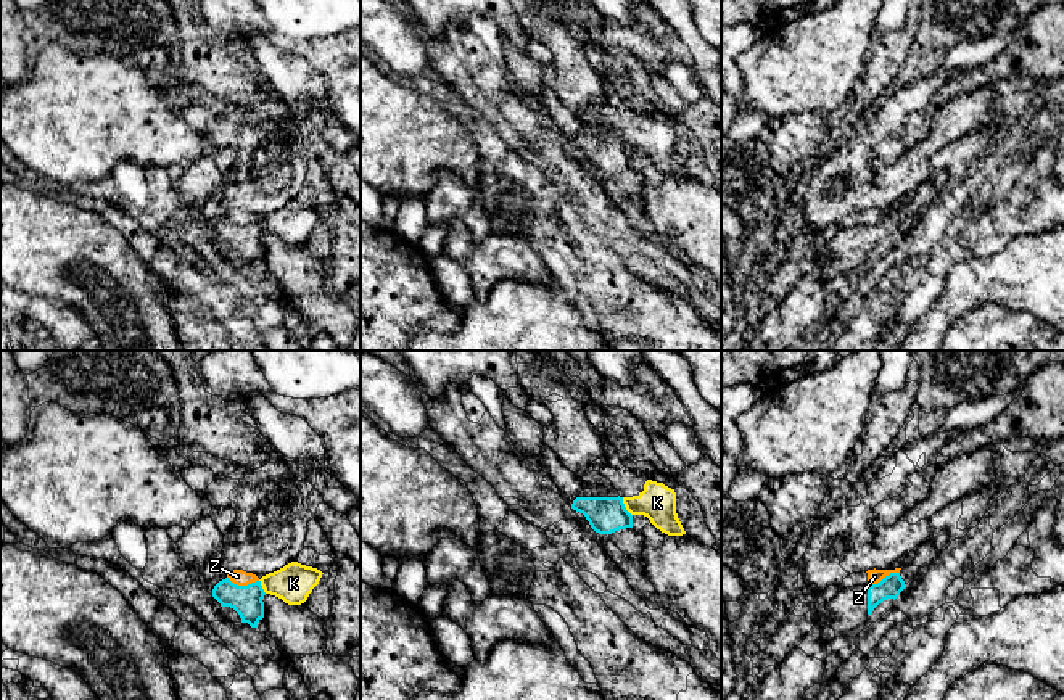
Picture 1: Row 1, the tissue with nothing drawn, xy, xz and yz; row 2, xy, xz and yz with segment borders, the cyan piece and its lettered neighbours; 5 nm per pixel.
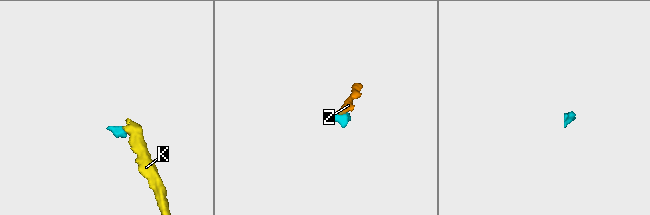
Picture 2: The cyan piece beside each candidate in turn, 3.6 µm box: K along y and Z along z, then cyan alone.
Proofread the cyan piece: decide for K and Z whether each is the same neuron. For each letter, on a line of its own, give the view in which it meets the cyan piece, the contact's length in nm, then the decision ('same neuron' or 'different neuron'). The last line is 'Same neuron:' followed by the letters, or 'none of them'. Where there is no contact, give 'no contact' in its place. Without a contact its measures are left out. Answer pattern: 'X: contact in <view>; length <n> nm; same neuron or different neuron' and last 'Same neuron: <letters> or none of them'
K: contact in xz; length 110 nm; different neuron
Z: contact in xy; length 160 nm; different neuron
Same neuron: none of them

